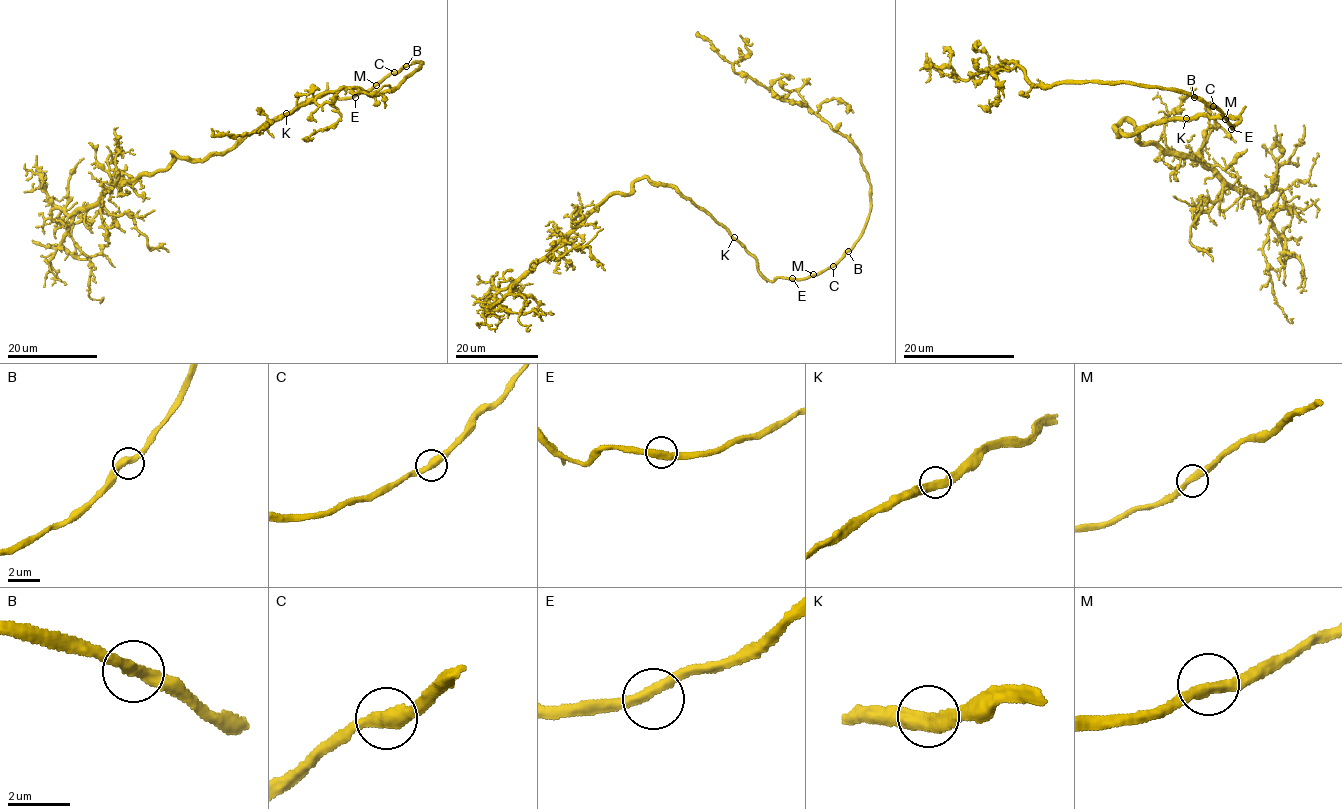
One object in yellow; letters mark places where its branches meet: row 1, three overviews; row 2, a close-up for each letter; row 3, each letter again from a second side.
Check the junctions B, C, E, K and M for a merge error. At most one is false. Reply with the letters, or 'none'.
none

